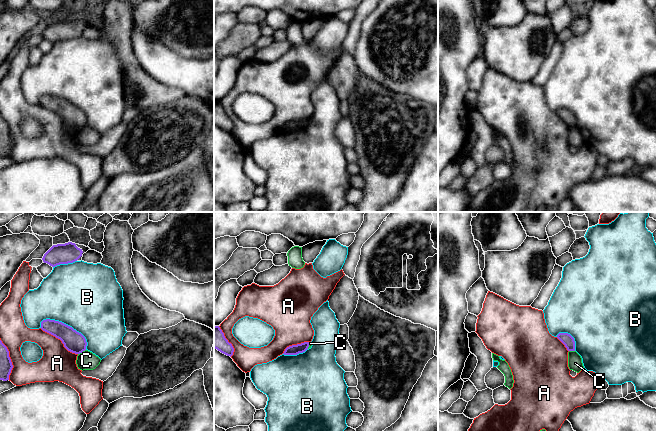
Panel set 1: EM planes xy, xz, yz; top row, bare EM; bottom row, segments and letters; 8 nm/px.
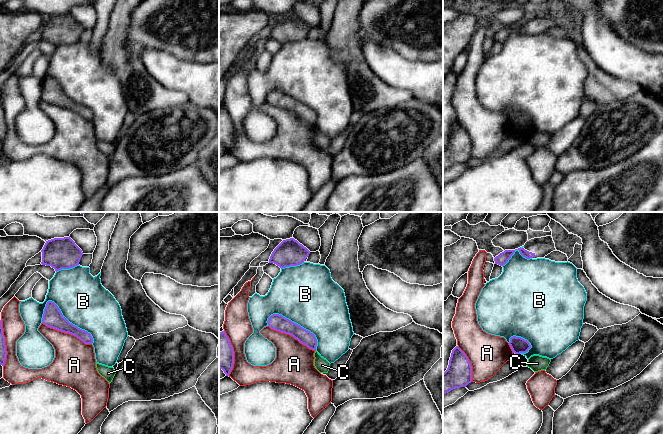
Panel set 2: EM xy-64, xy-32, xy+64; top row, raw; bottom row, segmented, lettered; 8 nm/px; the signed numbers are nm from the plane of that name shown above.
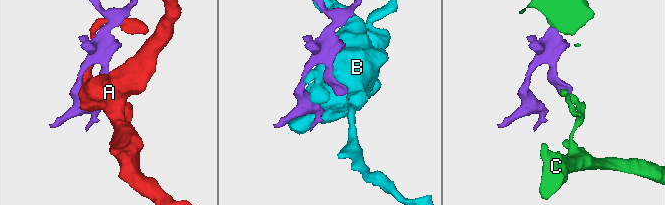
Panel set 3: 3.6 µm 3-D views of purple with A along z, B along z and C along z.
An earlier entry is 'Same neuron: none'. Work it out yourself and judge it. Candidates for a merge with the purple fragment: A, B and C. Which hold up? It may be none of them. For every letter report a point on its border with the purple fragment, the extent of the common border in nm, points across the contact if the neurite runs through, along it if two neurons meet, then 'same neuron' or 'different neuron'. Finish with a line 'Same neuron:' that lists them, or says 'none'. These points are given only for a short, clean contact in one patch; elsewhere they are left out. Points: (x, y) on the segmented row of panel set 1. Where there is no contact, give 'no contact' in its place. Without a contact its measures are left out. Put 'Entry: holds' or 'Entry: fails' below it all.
A: meets purple in xy at (60, 339); contact 360 nm long; different neuron
B: meets purple in xy at (67, 325); contact 440 nm long; different neuron
C: meets purple in xy at (81, 352); contact 80 nm long; border along xy (85, 349), (78, 354); different neuron
Same neuron: none
Entry: holds

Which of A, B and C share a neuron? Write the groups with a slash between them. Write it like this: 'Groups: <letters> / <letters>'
Groups: A / B / C

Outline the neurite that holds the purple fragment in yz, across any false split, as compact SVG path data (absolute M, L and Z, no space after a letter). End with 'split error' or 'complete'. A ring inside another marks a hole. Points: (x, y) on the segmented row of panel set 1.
M559 333L557 338L565 345L568 351L575 351L575 341L570 334Z | complete

